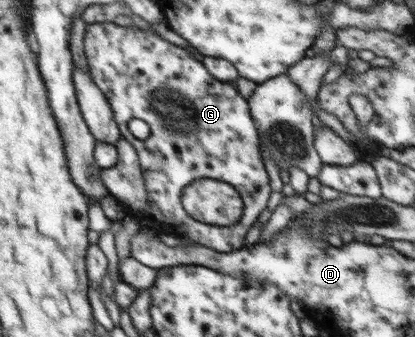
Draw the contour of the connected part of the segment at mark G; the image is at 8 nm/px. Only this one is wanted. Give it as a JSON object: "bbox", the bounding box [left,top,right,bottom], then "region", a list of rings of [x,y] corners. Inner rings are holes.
{"bbox":[84,22,272,253],"region":[[[111,22],[88,25],[85,30],[84,53],[90,76],[106,97],[121,136],[137,151],[148,194],[148,206],[143,208],[143,212],[139,212],[139,216],[147,218],[153,214],[153,218],[159,222],[173,222],[169,226],[179,232],[178,236],[192,239],[197,245],[209,249],[222,253],[243,249],[245,235],[257,222],[259,214],[267,208],[267,200],[272,190],[261,157],[260,137],[250,108],[247,100],[237,92],[234,82],[217,80],[202,61],[195,59],[187,49],[163,40],[154,29],[141,30],[136,26],[117,26]],[[131,118],[139,118],[149,124],[148,138],[140,140],[129,131],[127,124]],[[204,178],[227,182],[241,195],[245,209],[235,224],[228,227],[208,225],[191,218],[182,207],[183,189],[193,181]]]}

